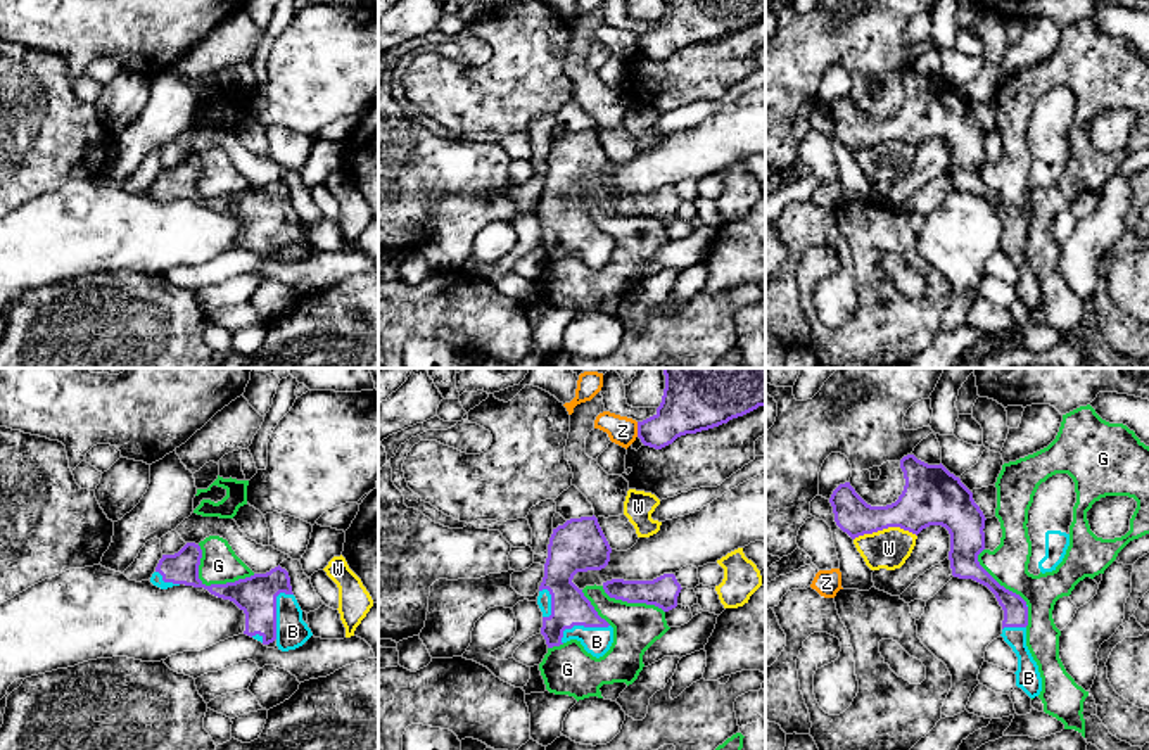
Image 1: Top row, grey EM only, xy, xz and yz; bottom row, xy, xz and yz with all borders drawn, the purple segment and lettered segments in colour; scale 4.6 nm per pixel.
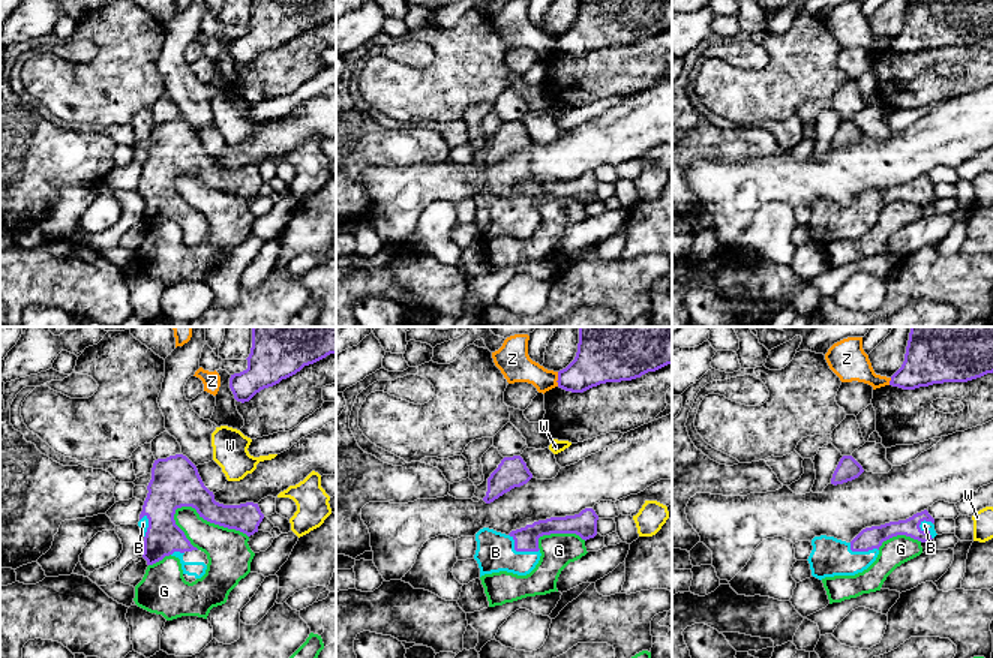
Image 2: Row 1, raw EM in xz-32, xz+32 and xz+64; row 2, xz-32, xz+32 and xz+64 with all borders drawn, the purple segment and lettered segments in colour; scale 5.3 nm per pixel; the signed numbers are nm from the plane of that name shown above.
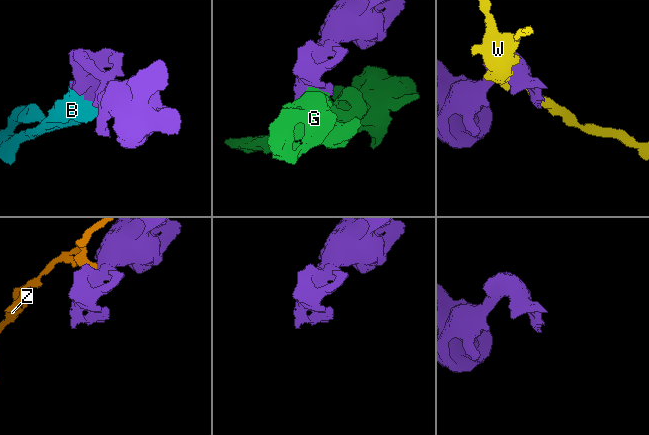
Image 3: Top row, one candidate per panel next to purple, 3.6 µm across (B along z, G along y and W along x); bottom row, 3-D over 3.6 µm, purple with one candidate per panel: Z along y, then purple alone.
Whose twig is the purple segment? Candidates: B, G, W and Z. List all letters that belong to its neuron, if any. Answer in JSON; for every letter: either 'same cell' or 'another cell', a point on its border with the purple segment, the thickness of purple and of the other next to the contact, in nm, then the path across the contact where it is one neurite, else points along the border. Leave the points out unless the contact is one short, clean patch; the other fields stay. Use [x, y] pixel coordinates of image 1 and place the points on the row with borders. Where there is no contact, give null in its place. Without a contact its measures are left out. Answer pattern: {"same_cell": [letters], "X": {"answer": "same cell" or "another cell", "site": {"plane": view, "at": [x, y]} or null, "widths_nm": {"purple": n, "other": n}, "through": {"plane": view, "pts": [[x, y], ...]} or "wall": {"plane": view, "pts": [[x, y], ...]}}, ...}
{"same_cell": ["B"], "B": {"answer": "same cell", "site": {"plane": "xy", "at": [275, 610]}, "widths_nm": {"purple": 190, "other": 150}}, "G": {"answer": "another cell", "site": {"plane": "xy", "at": [211, 584]}, "widths_nm": {"purple": 190, "other": 180}}, "W": {"answer": "another cell", "site": {"plane": "yz", "at": [885, 527]}, "widths_nm": {"purple": 260, "other": 190}}, "Z": {"answer": "another cell", "site": {"plane": "xz", "at": [638, 429]}, "widths_nm": {"purple": 240, "other": 140}}}

